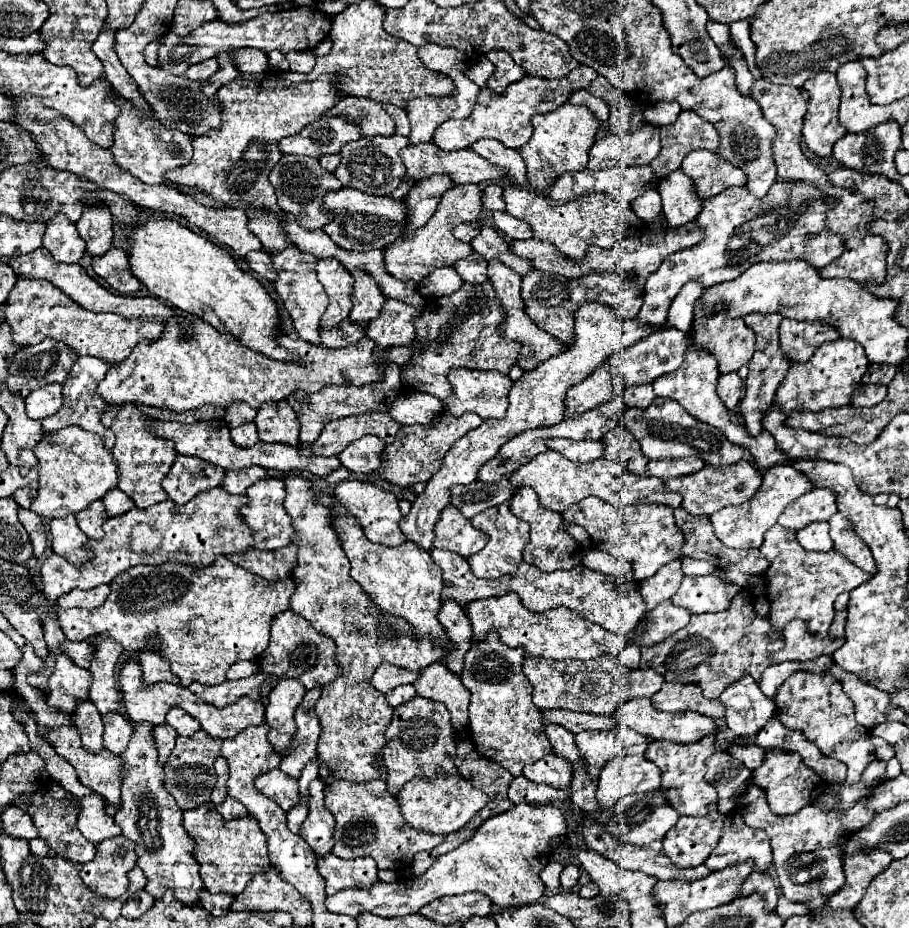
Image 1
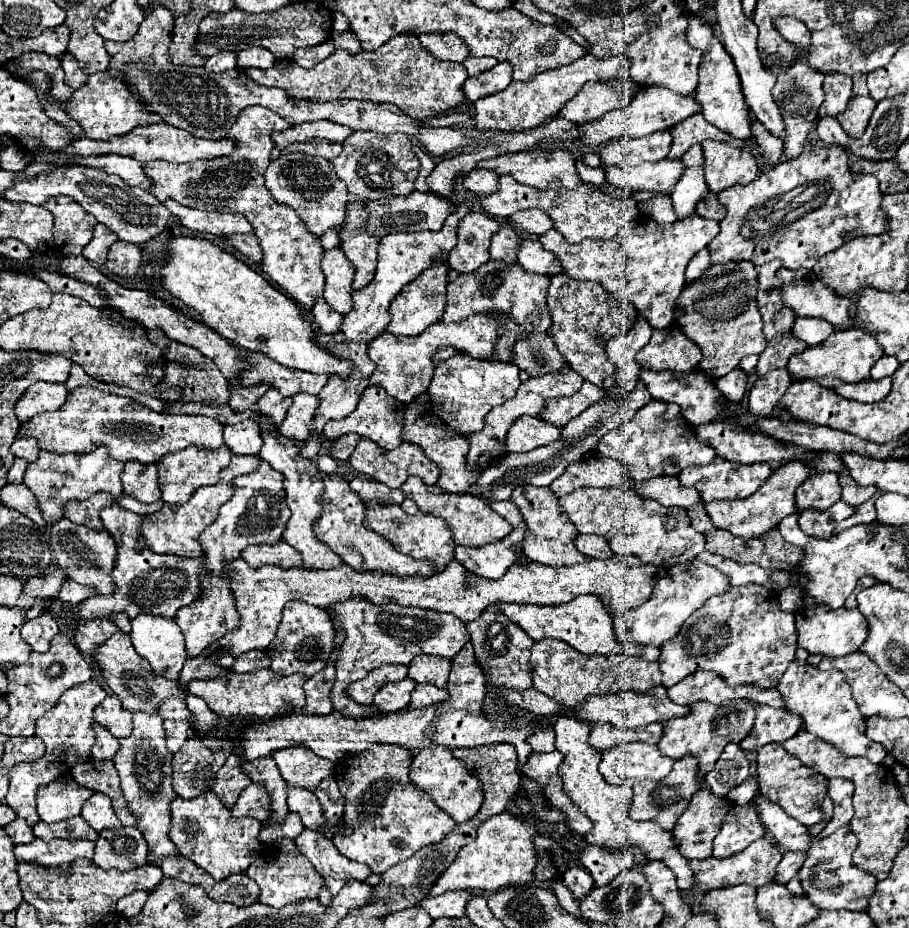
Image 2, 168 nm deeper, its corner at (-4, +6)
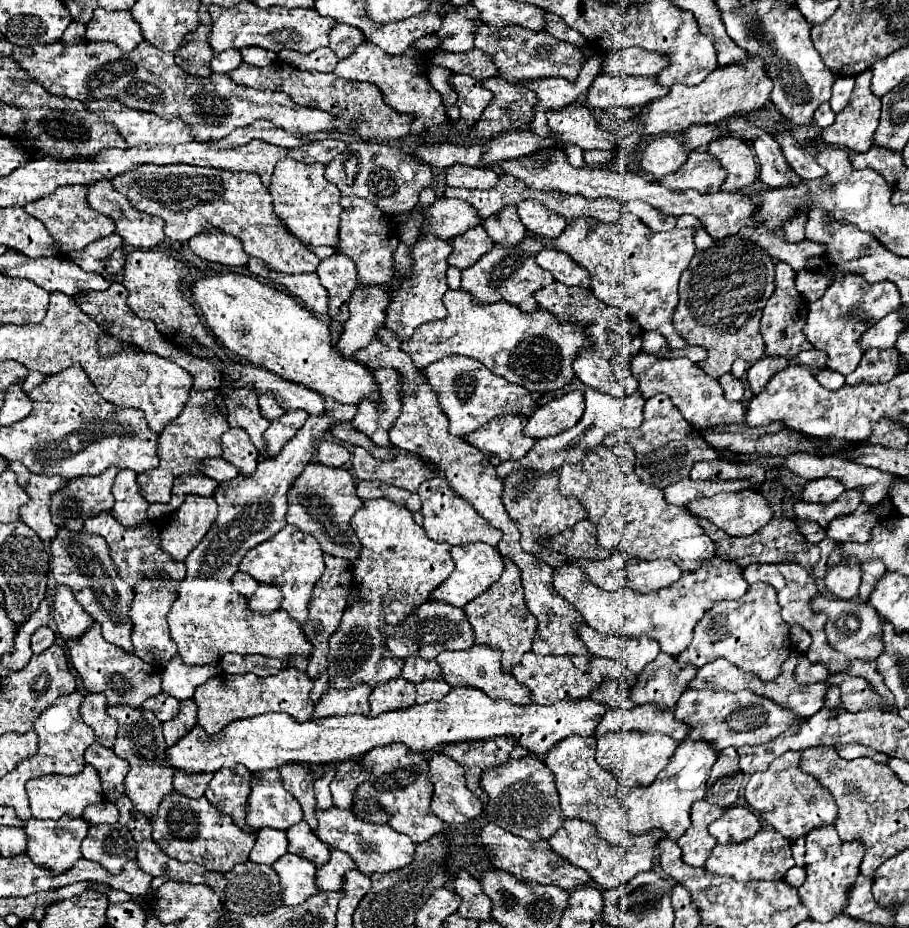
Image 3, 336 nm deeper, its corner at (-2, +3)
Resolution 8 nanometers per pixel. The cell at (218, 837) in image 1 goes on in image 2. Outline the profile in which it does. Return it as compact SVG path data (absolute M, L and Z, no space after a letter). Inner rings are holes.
M208 791L198 799L176 797L172 801L170 839L186 859L202 867L214 879L226 879L234 873L244 873L246 867L250 867L250 863L264 849L264 845L258 839L260 831L262 821L254 817L242 817L242 819L232 817L232 813L224 807L218 795L214 795L214 791Z

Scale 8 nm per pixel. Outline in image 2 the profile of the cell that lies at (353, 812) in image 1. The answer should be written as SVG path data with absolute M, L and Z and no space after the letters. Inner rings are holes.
M376 743L366 751L344 759L334 769L334 779L346 801L346 821L342 823L344 831L336 833L332 843L344 857L368 863L372 873L384 873L398 861L414 855L418 849L442 841L456 825L448 813L432 803L432 799L410 785L410 763L408 749Z

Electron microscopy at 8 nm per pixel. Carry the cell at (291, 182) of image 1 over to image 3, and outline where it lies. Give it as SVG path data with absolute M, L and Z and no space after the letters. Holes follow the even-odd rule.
M280 160L274 168L268 192L274 198L274 212L292 234L312 246L338 246L338 220L342 214L340 190L324 178L324 164L302 164L296 160Z

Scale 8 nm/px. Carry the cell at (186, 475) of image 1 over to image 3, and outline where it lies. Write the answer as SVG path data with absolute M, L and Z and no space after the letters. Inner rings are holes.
M190 390L190 398L182 410L182 414L164 428L158 438L158 458L160 464L158 468L152 468L144 474L136 476L136 482L140 486L140 494L150 502L150 504L166 504L170 502L170 490L174 478L180 474L200 474L198 464L204 462L210 456L220 456L220 438L228 430L228 420L226 420L226 406L220 390Z

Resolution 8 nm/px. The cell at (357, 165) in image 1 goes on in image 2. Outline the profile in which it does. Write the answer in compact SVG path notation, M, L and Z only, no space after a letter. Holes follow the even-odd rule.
M354 131L342 143L342 153L332 161L332 165L336 175L346 183L350 195L364 201L412 193L420 167L416 155L410 149L410 139L404 133L384 135L374 131Z

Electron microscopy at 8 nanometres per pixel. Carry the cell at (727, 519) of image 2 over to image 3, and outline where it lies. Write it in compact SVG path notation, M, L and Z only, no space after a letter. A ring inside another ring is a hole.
M756 490L738 494L722 492L712 498L690 502L686 508L696 516L714 522L728 536L750 536L772 520L770 506L762 502L762 494Z

